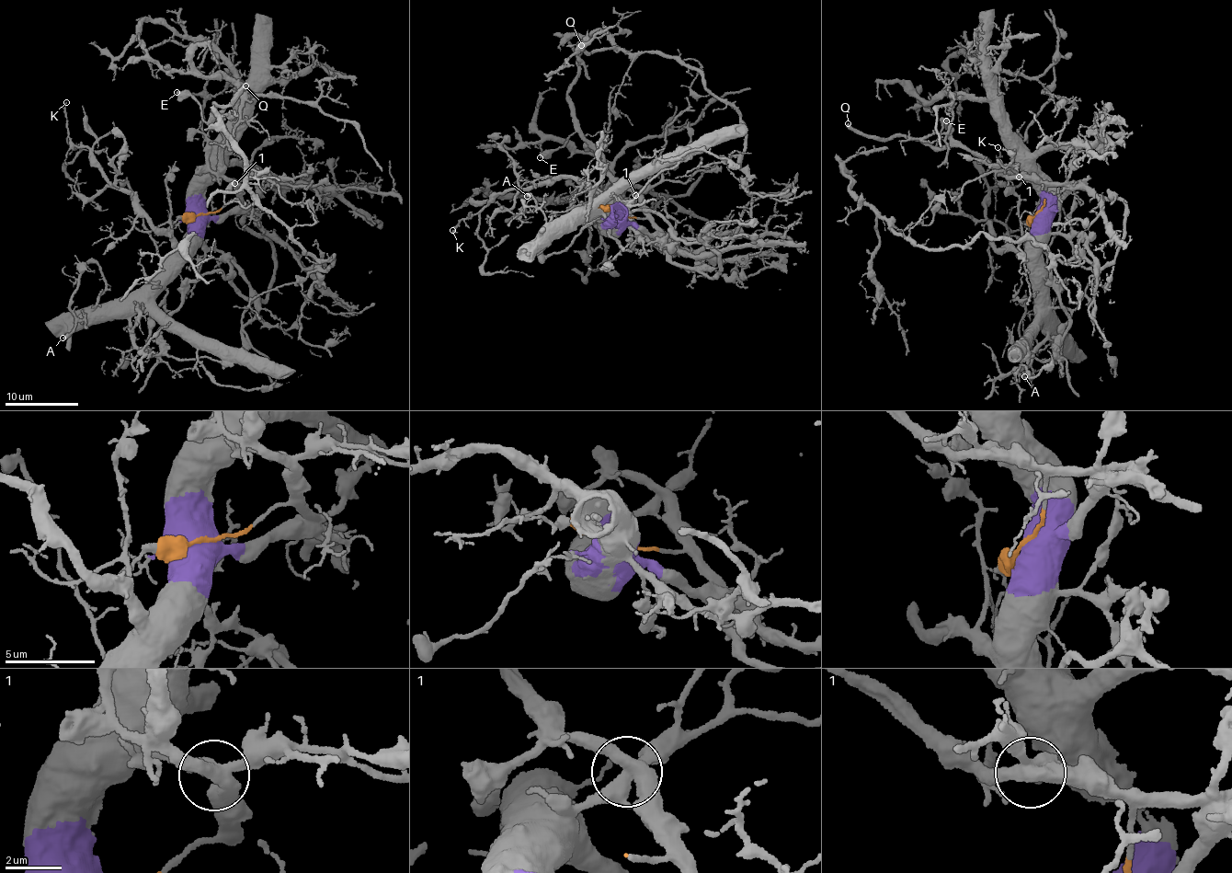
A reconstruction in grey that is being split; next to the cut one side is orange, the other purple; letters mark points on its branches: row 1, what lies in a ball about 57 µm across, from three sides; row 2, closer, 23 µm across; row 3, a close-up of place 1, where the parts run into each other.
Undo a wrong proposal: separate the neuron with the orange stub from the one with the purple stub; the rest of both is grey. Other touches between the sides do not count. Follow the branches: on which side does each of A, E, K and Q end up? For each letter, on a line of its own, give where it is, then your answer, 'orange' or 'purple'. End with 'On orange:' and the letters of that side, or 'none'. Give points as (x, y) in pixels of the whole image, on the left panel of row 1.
A: place (62, 338); purple
E: place (176, 92); orange
K: place (66, 102); purple
Q: place (245, 86); orange
On orange: E, Q

